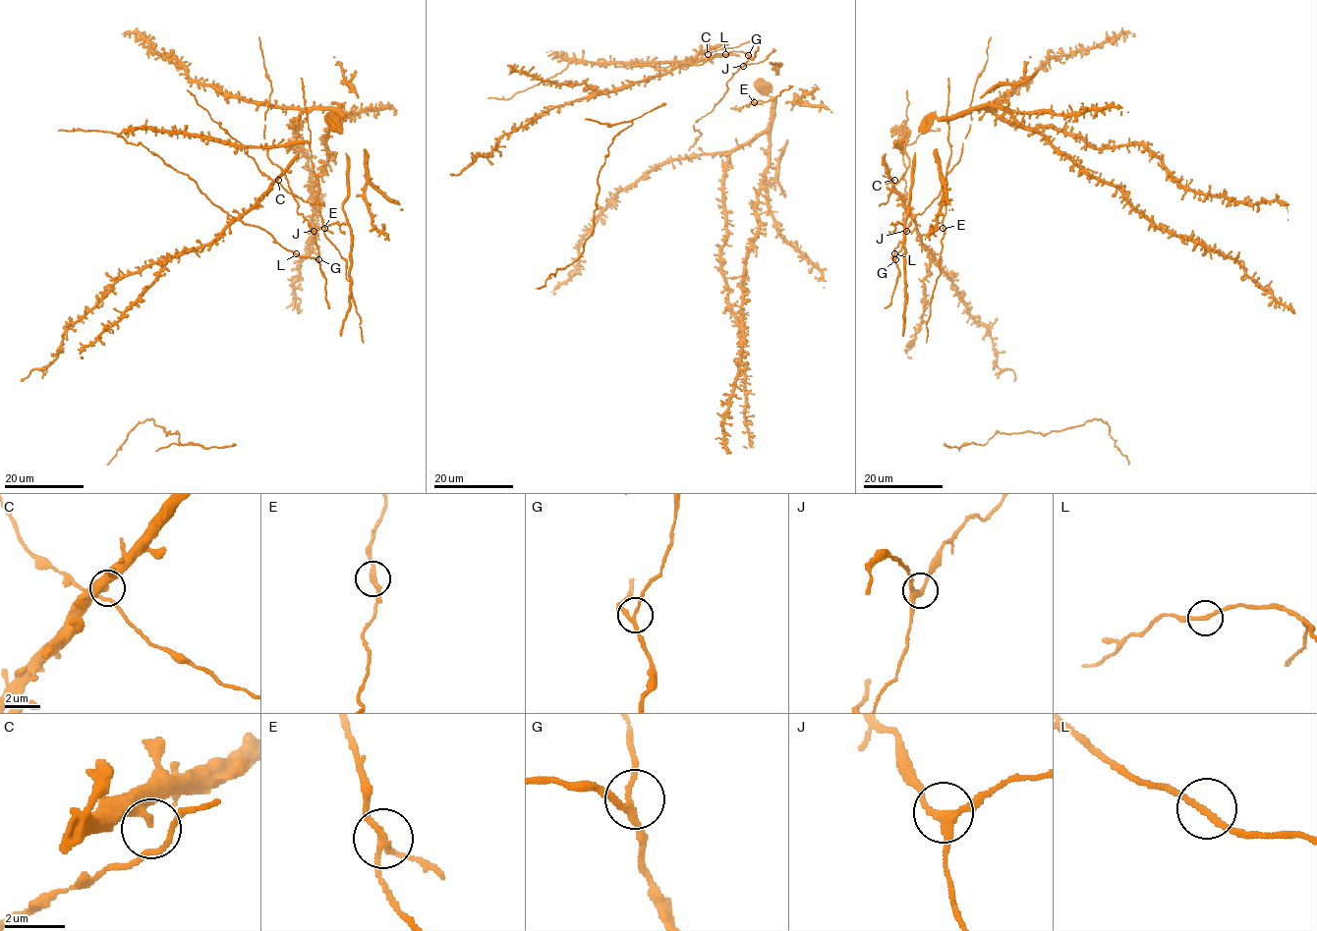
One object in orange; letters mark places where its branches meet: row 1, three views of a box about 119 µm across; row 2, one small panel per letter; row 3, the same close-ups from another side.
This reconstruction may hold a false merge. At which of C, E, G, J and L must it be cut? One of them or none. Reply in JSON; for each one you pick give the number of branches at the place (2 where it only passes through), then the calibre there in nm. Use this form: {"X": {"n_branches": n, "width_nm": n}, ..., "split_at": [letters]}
{"E": {"n_branches": 3, "width_nm": 190}, "split_at": ["E"]}

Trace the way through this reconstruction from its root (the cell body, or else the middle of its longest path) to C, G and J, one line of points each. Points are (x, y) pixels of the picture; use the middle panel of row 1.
C: (724, 54), (716, 53), (700, 65), (670, 62), (670, 69), (691, 62), (700, 54), (708, 54)
G: (724, 54), (743, 51), (748, 55)
J: (724, 54), (743, 51), (748, 56), (743, 66)

